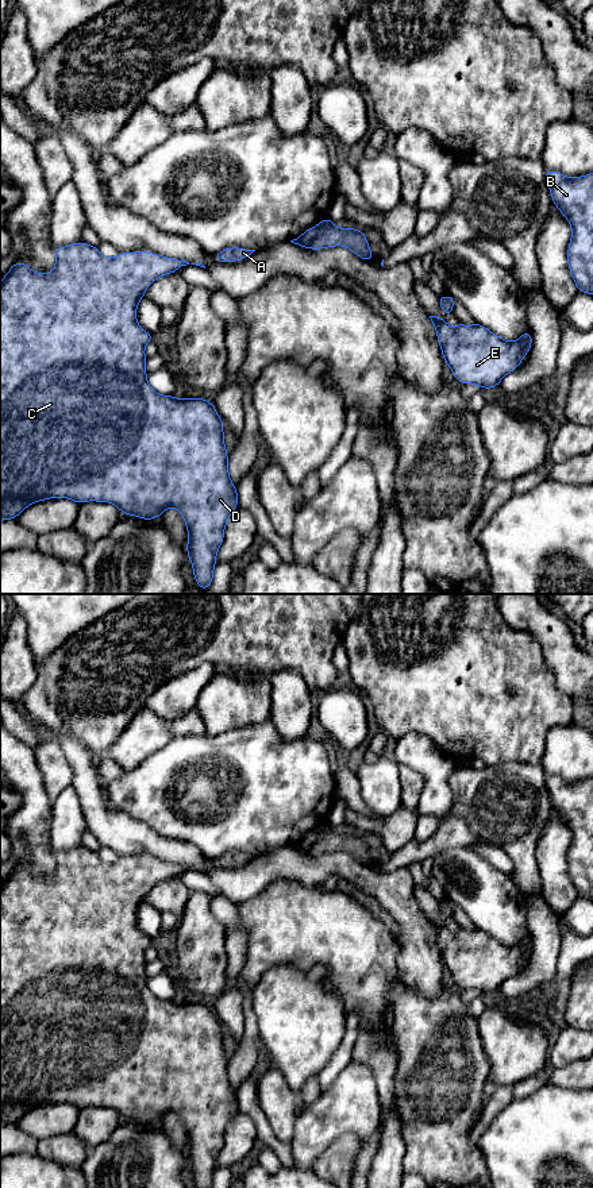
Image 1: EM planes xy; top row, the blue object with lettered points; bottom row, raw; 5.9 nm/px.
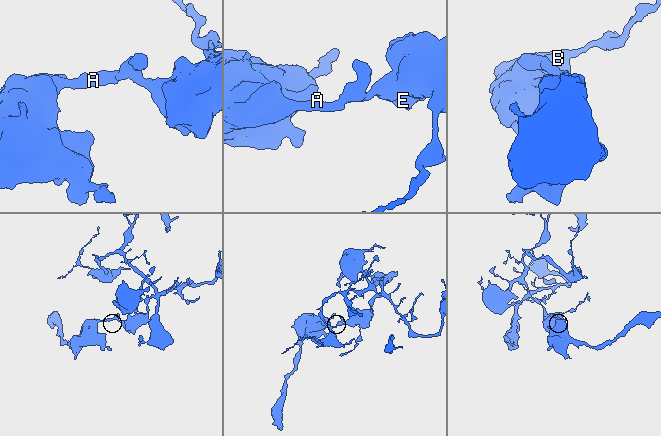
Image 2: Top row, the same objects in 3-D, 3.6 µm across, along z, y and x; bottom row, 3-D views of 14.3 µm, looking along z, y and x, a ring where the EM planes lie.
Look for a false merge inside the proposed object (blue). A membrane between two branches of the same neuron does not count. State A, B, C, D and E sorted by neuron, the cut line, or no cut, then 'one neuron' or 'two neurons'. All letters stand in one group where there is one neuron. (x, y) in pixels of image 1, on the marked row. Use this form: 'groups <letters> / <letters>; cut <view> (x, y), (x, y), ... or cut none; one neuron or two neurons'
groups A C D / B E; cut xy (316, 227), (316, 234), (308, 247); two neurons

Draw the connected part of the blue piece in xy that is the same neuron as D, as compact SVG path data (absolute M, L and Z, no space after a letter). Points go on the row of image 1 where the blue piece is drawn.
M77 242L65 247L55 247L55 265L50 273L32 271L27 263L15 262L0 284L0 521L16 518L27 506L49 498L69 498L76 504L88 501L108 502L119 508L122 514L142 520L154 520L163 512L176 508L186 524L186 554L197 586L205 591L213 580L216 555L224 540L226 524L238 508L238 490L228 472L228 454L224 444L224 421L217 414L212 401L205 398L184 398L158 394L147 382L145 369L146 344L155 339L146 332L136 320L139 301L146 289L159 277L176 273L186 261L166 258L150 251L119 252L115 258L105 258L99 247Z

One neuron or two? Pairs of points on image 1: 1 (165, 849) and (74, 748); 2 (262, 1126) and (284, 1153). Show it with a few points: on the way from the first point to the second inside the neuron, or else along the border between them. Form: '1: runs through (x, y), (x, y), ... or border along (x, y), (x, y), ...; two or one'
1: runs through (134, 839), (126, 836), (95, 805), (85, 779); one
2: runs through (264, 1133), (277, 1146); one

